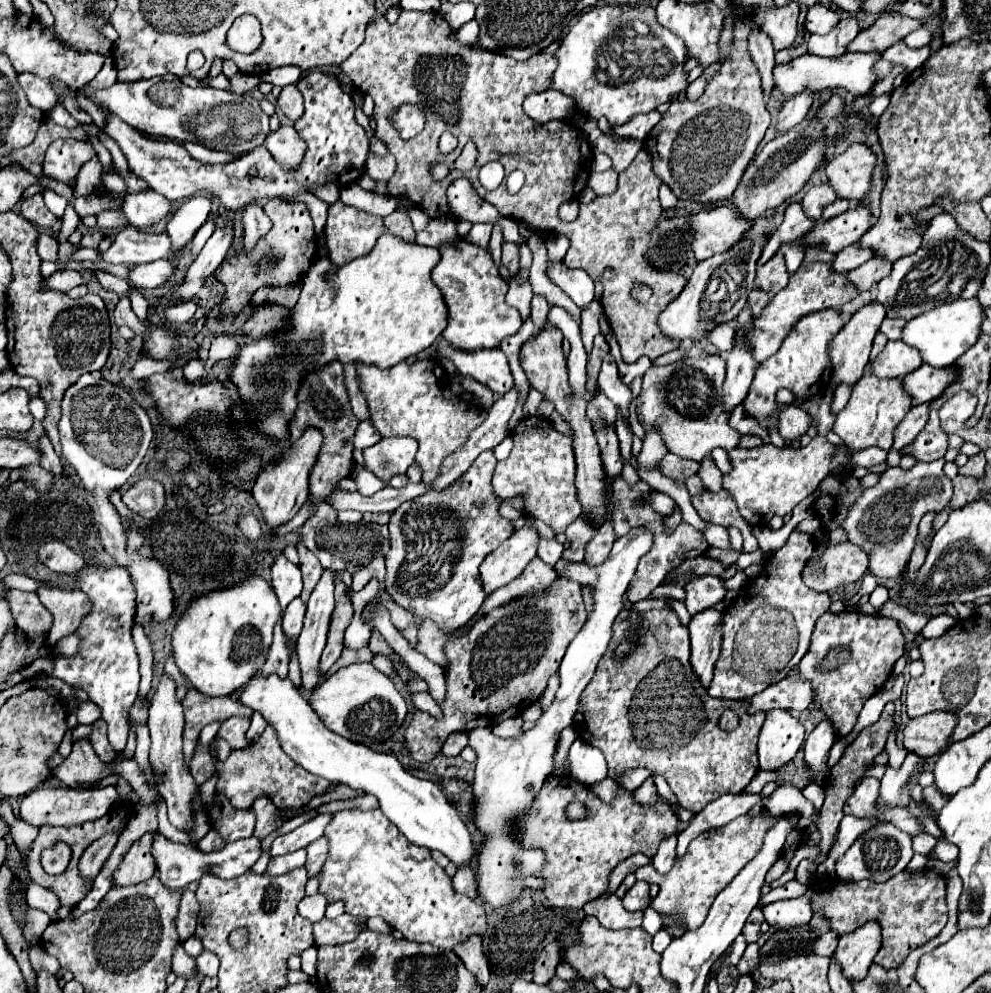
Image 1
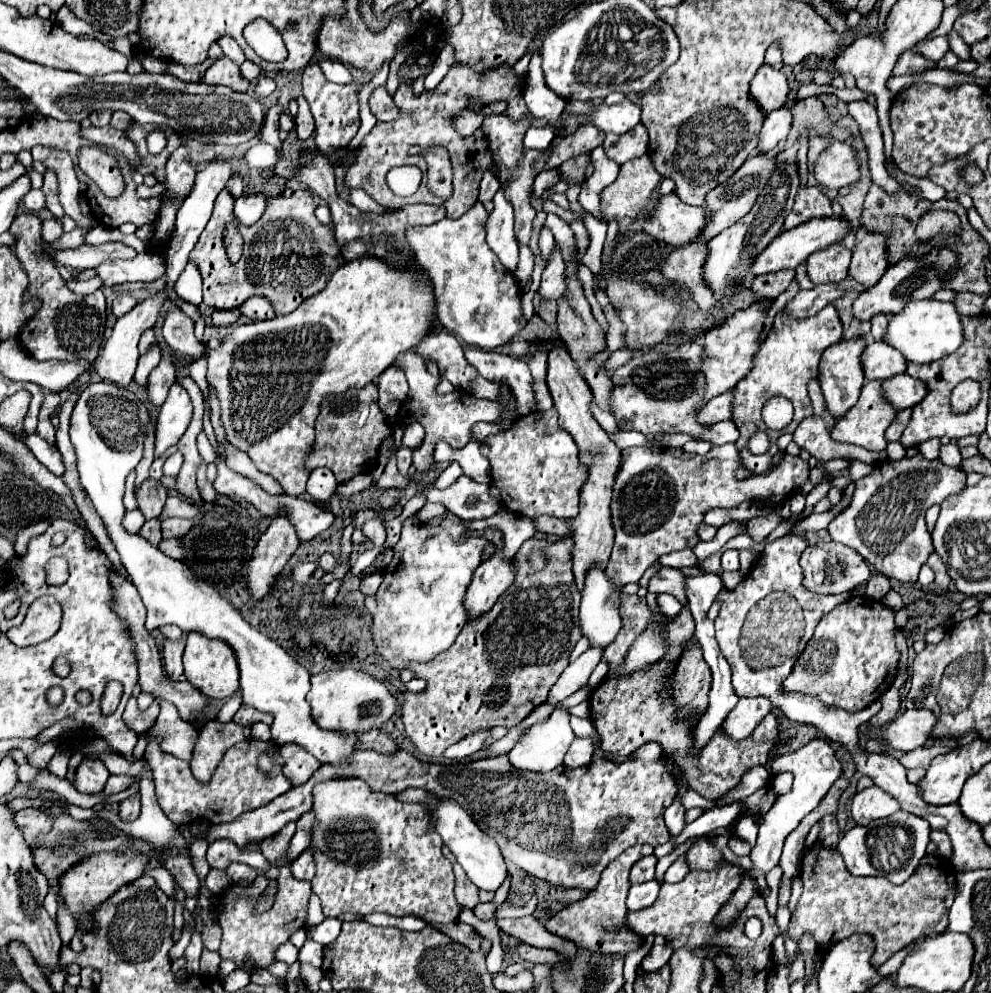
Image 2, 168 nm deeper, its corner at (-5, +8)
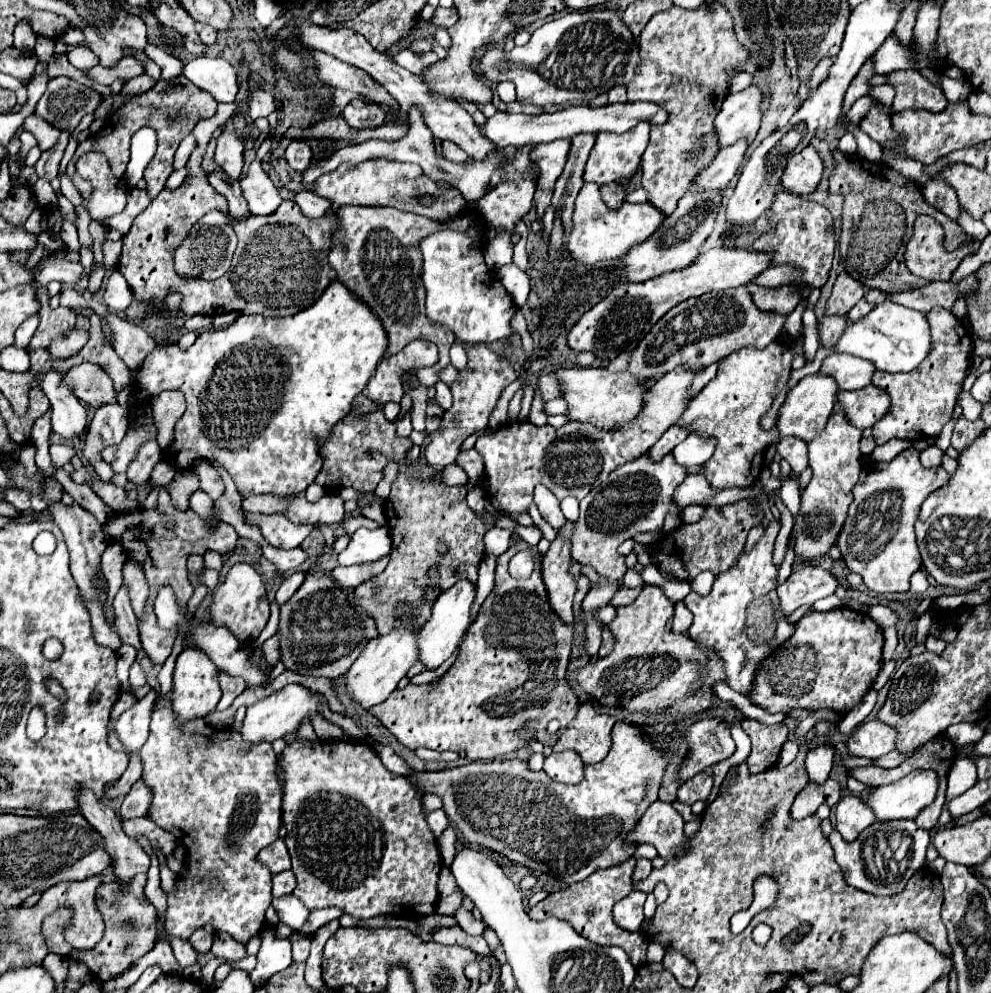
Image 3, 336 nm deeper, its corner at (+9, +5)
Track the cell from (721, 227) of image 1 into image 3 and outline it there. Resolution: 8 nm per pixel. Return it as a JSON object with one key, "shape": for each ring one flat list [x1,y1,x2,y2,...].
{"shape":[[584,183,576,197,574,229,570,237,566,239,566,249,576,261,586,265,594,265,606,259,616,259,626,255,634,245,640,245,642,241,646,241,662,225,664,219,666,215,660,209,652,207,648,201,646,203,624,201,624,205,618,211,610,211,602,201,600,185]]}

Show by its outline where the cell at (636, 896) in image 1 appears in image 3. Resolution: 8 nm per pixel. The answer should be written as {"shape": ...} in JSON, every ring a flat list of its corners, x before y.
{"shape":[[636,889,630,891,630,895,626,895,614,905,614,921,626,931,638,931,644,919,644,913,642,913,644,901,646,901,646,893]]}

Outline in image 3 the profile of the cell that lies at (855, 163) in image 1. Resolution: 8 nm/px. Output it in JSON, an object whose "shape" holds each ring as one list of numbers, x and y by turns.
{"shape":[[808,145,788,161,788,165,784,169,782,185,790,193,810,195,816,191,816,187,822,179,822,171,824,171,824,163,822,163,818,151,812,145]]}

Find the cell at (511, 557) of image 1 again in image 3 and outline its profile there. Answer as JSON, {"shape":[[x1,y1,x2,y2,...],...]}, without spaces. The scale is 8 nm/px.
{"shape":[[468,579,458,581,438,597,438,603,434,603,434,609,432,609,432,619,422,627,422,633,420,633,420,661,426,665,426,669,440,667,454,653,466,629,470,627,474,599,476,599,476,585]]}

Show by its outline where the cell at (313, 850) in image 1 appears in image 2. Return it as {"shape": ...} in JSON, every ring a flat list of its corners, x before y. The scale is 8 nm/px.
{"shape":[[310,848,304,850,292,864,290,864,290,872,294,874,294,878,298,880,312,880,314,878,314,872,316,872,316,864,314,864,314,858,312,858,312,852]]}

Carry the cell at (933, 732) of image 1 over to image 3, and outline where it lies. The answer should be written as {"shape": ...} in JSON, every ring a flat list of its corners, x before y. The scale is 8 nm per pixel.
{"shape":[[870,719,858,725,858,729,848,737,848,751,856,757,878,759,896,749,898,731,880,719]]}

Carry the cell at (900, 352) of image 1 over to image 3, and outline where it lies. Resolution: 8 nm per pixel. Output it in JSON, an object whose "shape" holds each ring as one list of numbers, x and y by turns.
{"shape":[[834,353,824,359,820,371,832,373,840,385,840,391,854,391,872,383,872,373,876,367,868,359,852,357,850,353]]}

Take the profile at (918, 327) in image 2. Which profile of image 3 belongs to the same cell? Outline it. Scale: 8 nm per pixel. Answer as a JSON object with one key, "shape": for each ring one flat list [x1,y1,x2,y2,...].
{"shape":[[892,301,876,305,866,317,862,317,856,323,850,323,844,335,836,343,838,353,852,353,856,357,864,357,872,361,876,369,888,373,916,369,928,357,930,349,932,349,932,335,926,315]]}

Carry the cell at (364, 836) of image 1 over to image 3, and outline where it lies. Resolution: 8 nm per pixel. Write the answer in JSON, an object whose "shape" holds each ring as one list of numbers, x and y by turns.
{"shape":[[296,741,288,743,282,755,282,767,284,767,284,797,282,797,282,819,288,827,288,833,284,837,288,853,292,857,292,871,298,879,296,889,292,895,296,895,310,911,312,909,322,909,322,907,338,907,346,915,356,917,356,919,372,919,378,915,396,915,396,917,406,917,406,919,418,919,432,915,438,905,438,873,440,873,440,853,436,847,436,835,426,823,426,817,420,807,420,795,410,785,408,779,390,773,380,759,372,753,372,749,364,743,350,743,350,741,338,741,338,743,316,743,314,747,308,745,308,741]]}

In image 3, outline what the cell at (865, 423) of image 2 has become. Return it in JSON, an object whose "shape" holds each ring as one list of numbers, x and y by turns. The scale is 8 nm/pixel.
{"shape":[[838,409,828,419,824,433,812,439,812,443,808,443,810,467,814,475,808,487,802,491,800,515,794,521,796,555,802,561,812,561,820,555,828,555,830,545,836,543,840,525,844,523,848,505,852,503,852,487,856,485,860,473,860,439,862,431,848,421,842,409]]}

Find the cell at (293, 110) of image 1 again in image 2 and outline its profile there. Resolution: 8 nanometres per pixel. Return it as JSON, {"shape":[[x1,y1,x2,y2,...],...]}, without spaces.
{"shape":[[304,96,296,98,298,102,298,116,296,116,296,134,300,140,308,140,314,134,314,118,310,114,310,106,304,100]]}

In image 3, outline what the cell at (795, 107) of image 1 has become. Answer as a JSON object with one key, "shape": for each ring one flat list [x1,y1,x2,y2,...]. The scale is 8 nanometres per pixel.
{"shape":[[740,139,730,147,720,149,720,153,716,155,716,161,712,161,712,165,708,169,704,169,704,173,700,173,700,177,696,177,692,189,722,189,730,183,730,179,738,173,738,167,744,161,744,155,748,151,748,141]]}

